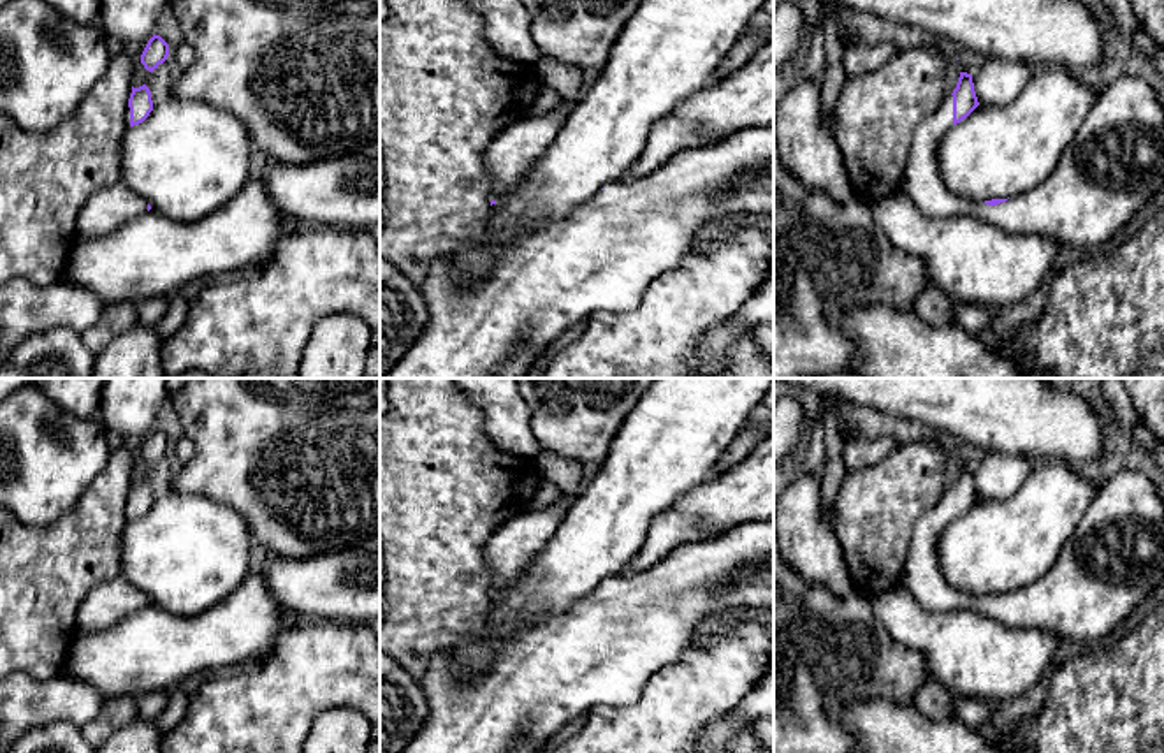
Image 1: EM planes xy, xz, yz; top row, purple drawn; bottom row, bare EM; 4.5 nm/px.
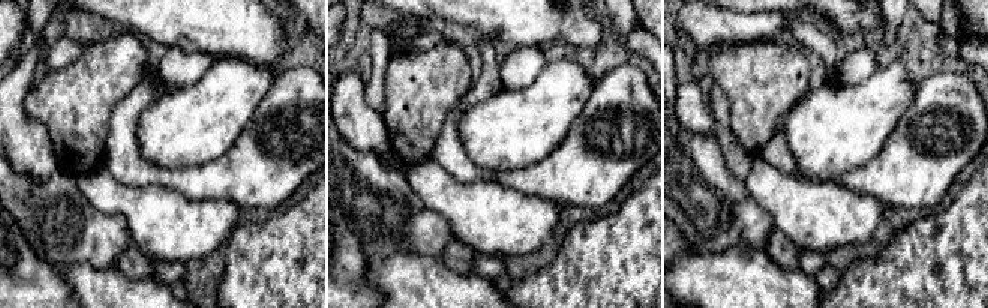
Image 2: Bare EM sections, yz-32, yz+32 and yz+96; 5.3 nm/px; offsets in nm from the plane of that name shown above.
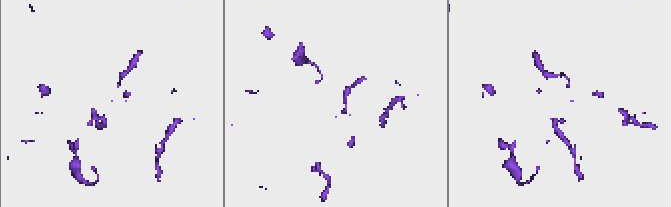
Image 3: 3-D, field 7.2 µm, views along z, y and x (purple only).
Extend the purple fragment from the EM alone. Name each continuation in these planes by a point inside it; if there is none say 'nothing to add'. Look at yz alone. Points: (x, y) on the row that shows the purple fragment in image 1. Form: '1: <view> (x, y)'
1: yz (1113, 166)

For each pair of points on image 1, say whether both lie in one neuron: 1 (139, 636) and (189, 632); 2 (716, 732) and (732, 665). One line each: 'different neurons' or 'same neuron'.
1: same neuron
2: different neurons

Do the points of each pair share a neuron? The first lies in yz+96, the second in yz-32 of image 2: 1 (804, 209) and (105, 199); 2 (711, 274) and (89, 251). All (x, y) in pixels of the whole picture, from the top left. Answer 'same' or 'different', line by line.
1: same
2: different

